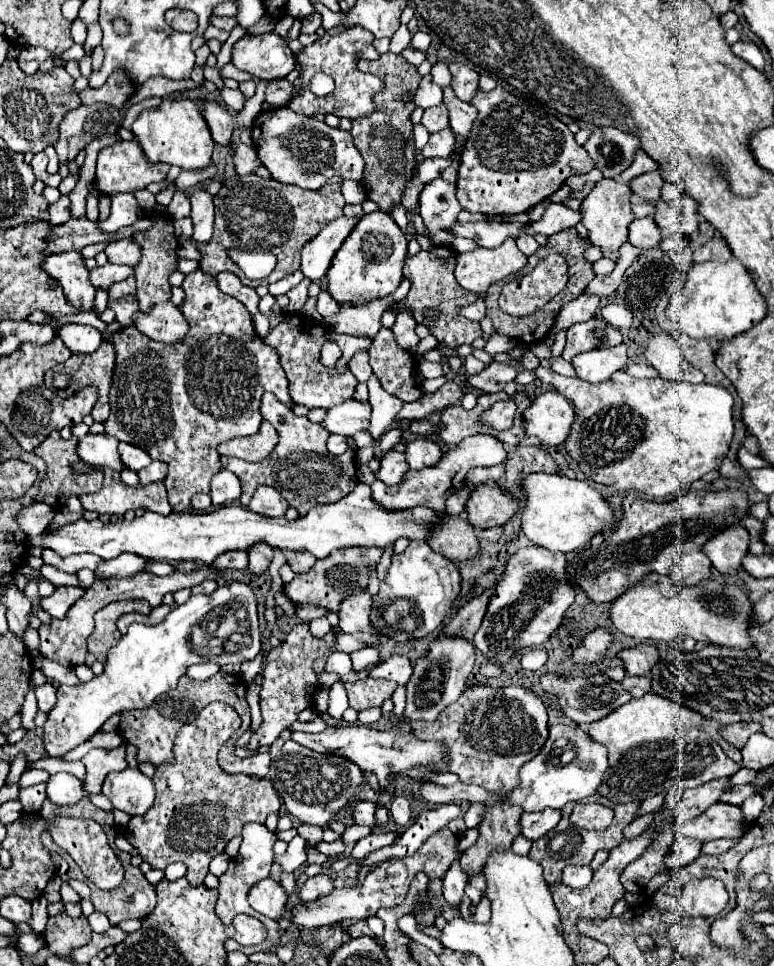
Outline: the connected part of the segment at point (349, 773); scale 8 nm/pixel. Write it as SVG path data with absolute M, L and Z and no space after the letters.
M281 738L269 748L271 754L271 770L269 778L279 792L289 814L305 824L327 826L337 820L339 812L349 806L355 798L357 788L365 782L365 772L337 754L317 754L301 744L289 744Z

